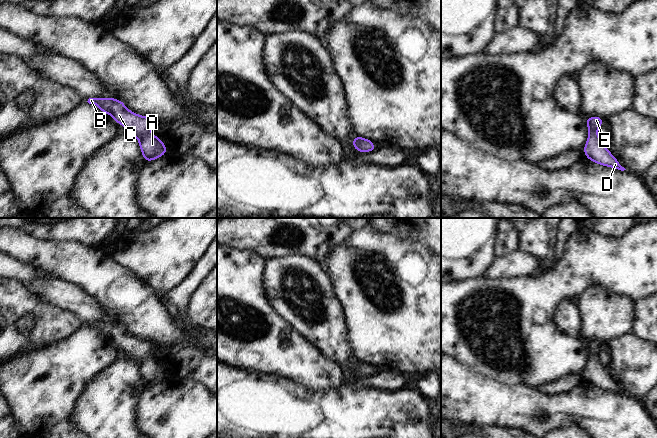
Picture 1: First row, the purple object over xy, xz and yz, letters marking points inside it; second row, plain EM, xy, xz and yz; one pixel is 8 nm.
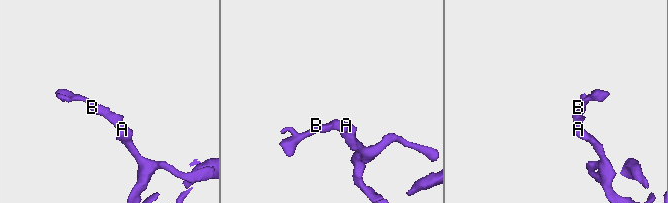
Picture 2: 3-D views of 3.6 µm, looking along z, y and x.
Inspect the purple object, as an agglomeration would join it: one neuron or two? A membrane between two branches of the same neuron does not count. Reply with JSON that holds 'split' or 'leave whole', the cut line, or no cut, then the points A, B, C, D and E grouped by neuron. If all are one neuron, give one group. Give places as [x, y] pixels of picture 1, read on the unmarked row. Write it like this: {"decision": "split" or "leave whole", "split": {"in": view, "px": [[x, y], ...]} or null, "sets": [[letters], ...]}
{"decision": "leave whole", "split": null, "sets": [["A", "B", "C", "D", "E"]]}

